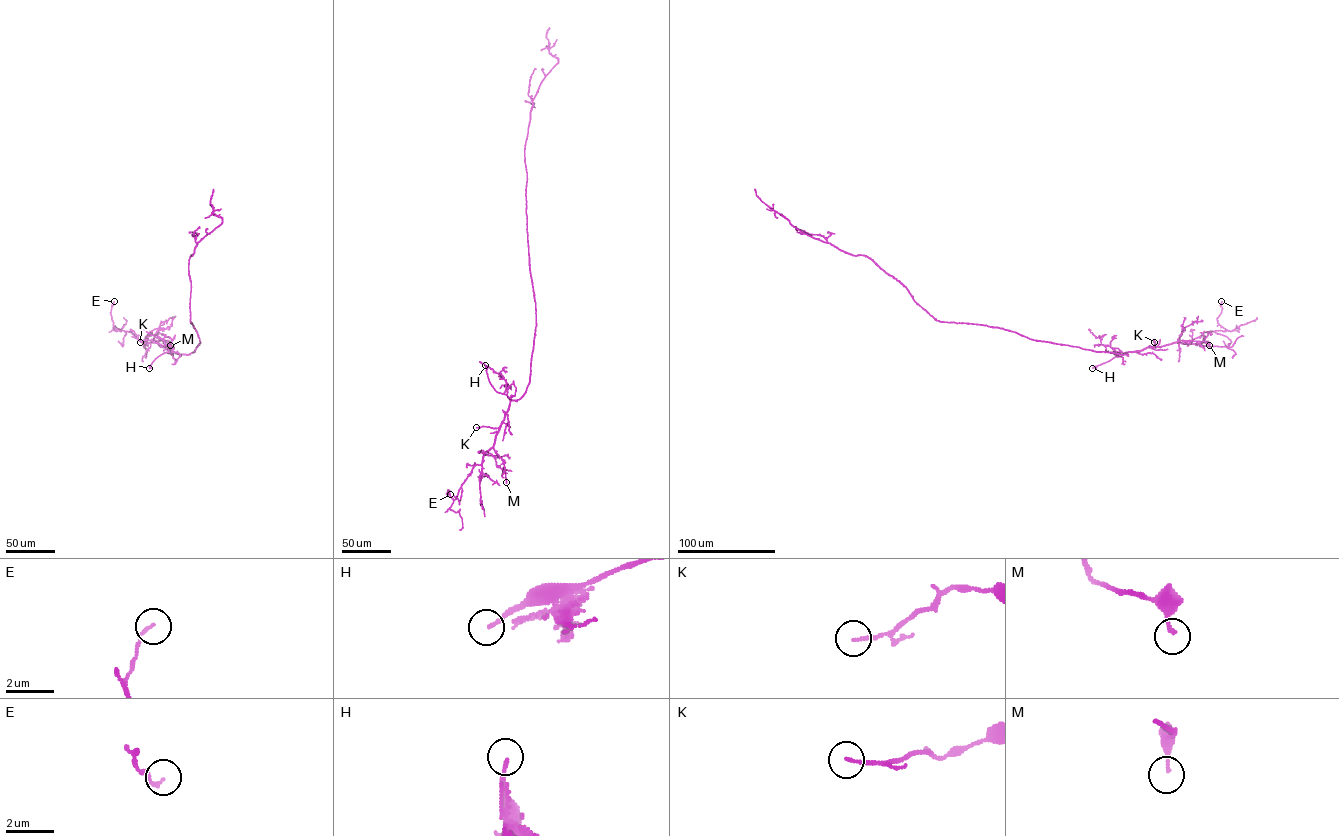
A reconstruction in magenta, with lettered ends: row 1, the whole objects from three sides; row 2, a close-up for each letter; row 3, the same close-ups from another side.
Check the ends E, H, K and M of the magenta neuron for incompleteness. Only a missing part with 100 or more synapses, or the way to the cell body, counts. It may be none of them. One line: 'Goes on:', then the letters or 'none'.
Goes on: H

